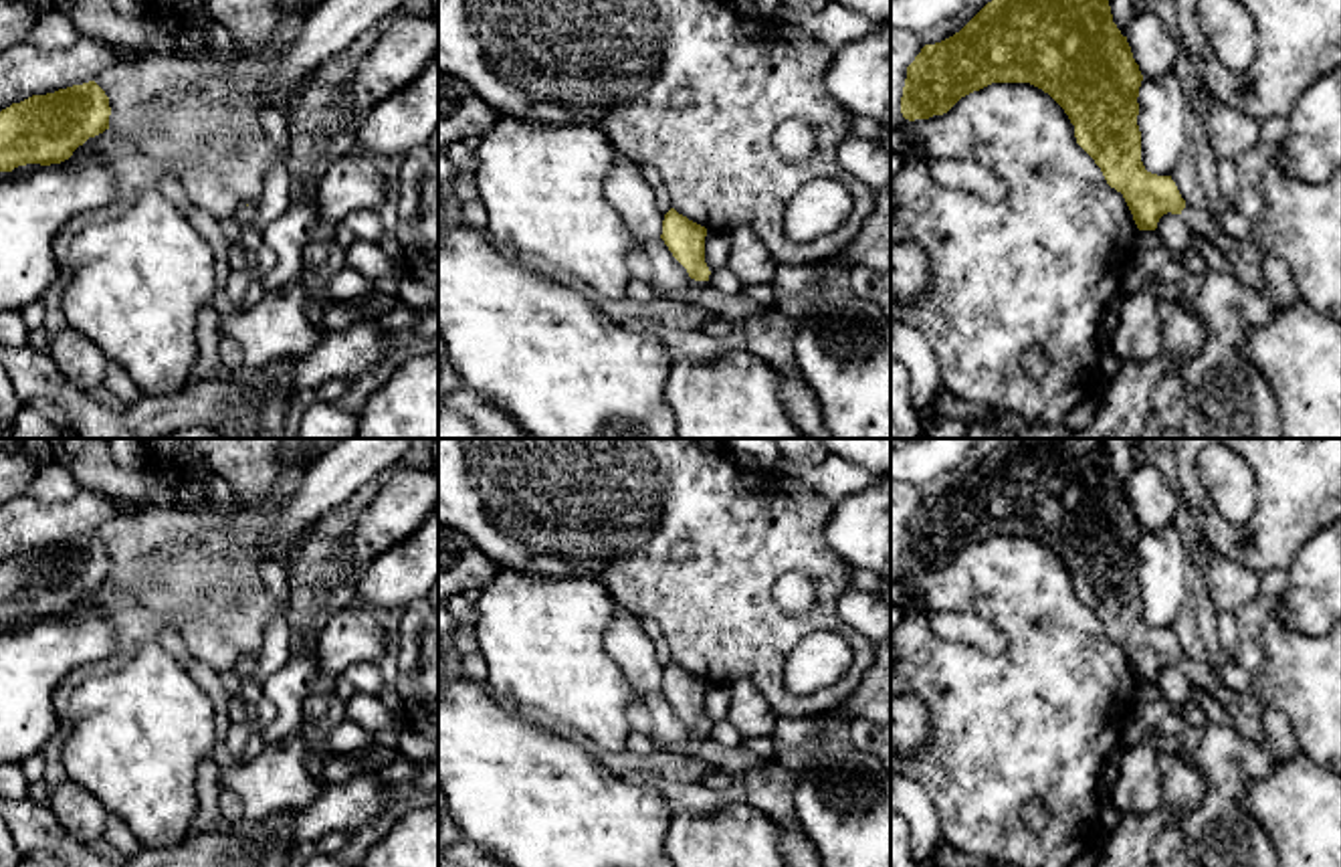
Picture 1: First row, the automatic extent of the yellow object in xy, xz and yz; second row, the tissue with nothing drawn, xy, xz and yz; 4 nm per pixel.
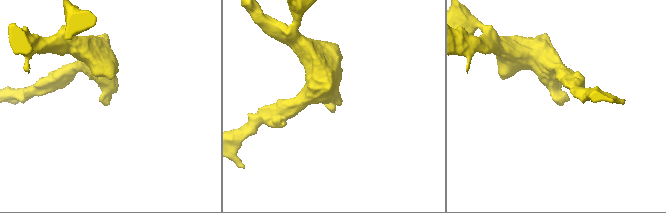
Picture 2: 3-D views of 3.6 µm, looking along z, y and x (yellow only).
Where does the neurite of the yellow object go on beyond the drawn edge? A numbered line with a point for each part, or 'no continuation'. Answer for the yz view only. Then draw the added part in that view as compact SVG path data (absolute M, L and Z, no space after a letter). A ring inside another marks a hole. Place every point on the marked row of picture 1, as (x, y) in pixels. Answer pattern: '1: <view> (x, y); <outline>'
1: yz (1245, 259); M1185 206L1181 218L1190 230L1210 240L1230 265L1234 277L1246 287L1268 293L1268 279L1262 271L1262 253L1250 240L1234 240L1208 208Z

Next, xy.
no continuation

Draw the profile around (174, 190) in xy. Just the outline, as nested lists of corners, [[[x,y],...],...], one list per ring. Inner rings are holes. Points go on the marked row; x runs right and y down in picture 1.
[[[164,176],[158,184],[158,190],[184,214],[188,216],[190,208],[196,204],[186,186],[176,178]]]

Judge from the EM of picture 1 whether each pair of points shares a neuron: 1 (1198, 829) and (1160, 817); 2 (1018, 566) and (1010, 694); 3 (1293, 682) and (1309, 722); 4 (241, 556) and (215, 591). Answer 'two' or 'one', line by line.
1: two
2: one
3: one
4: one

